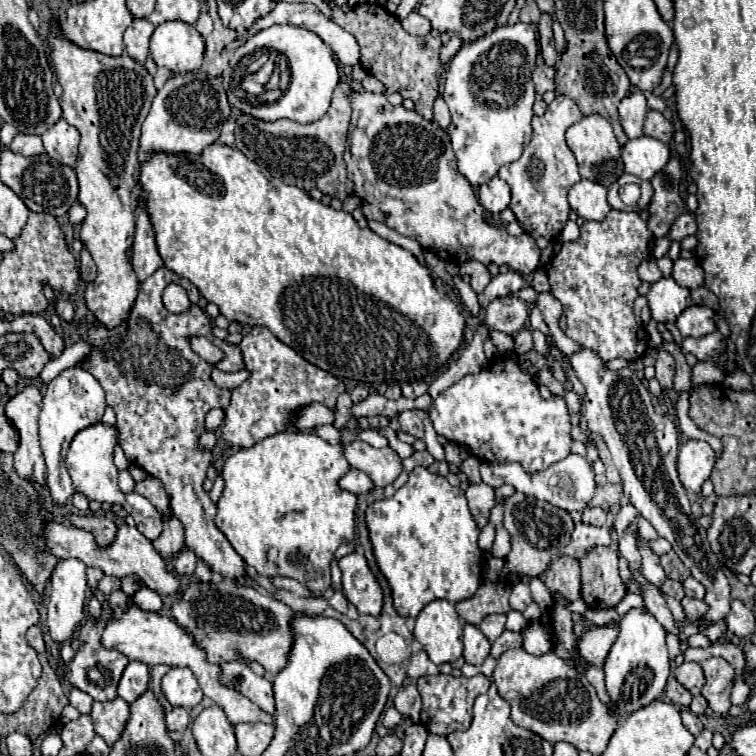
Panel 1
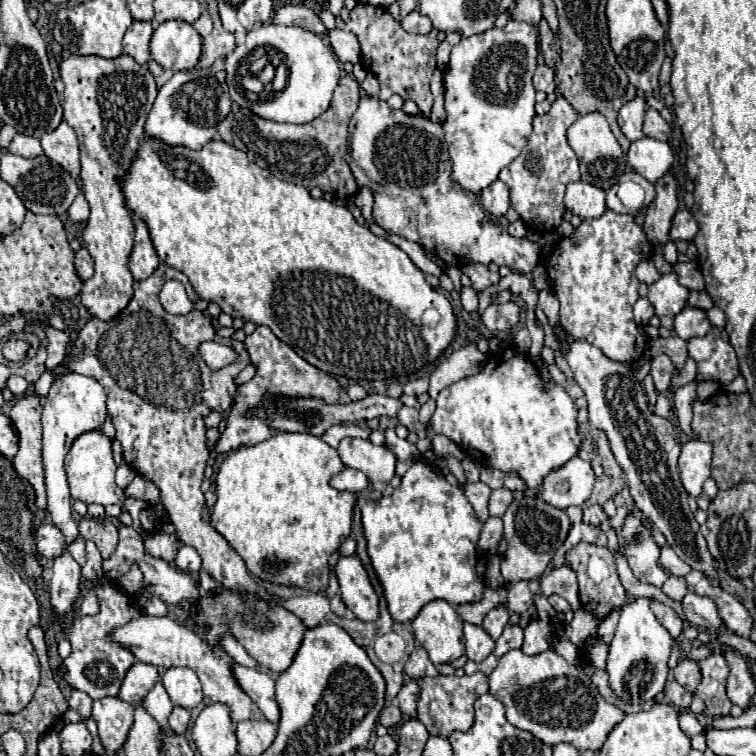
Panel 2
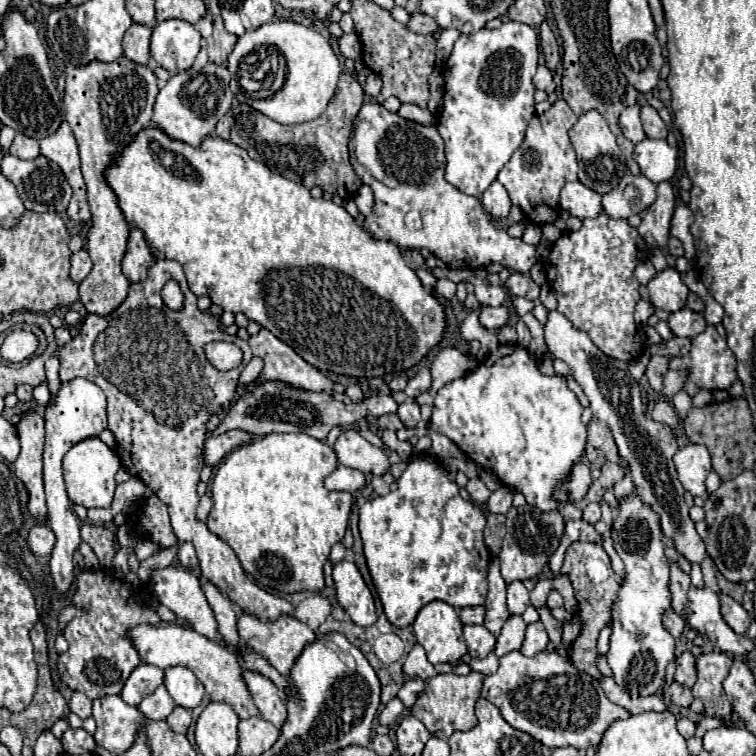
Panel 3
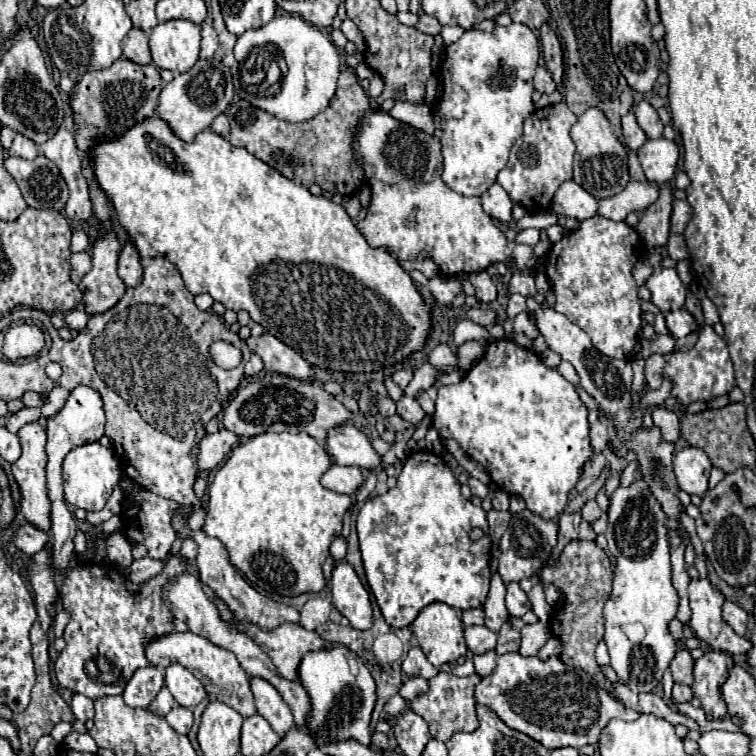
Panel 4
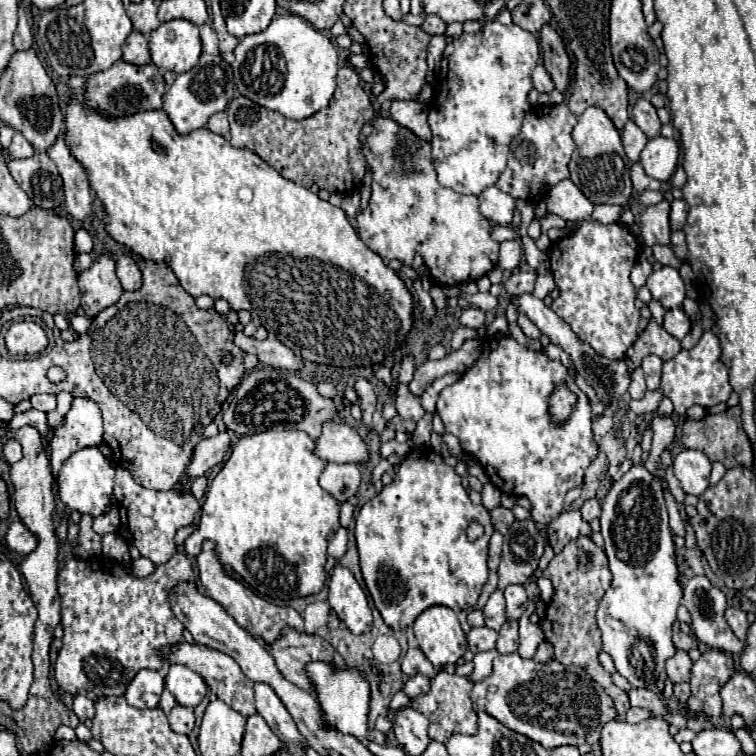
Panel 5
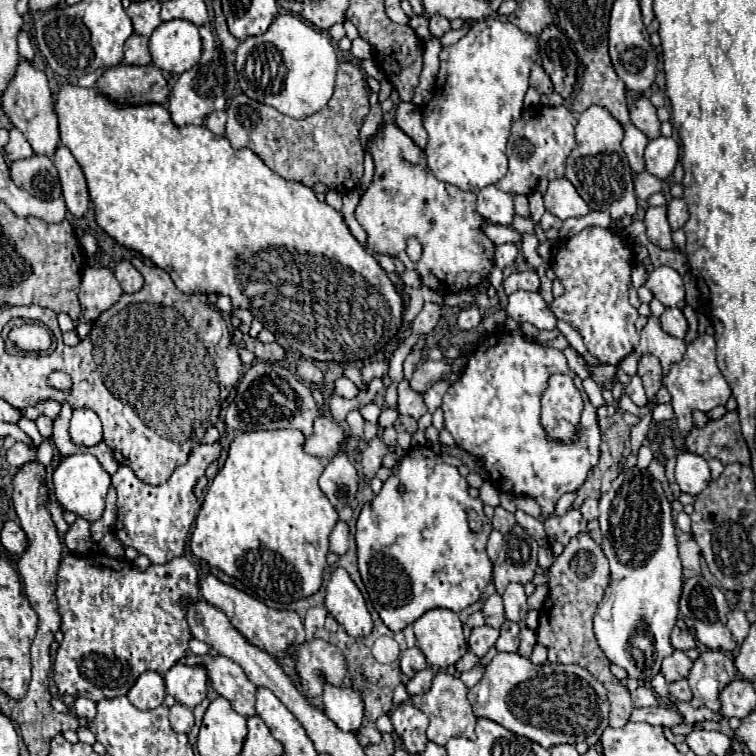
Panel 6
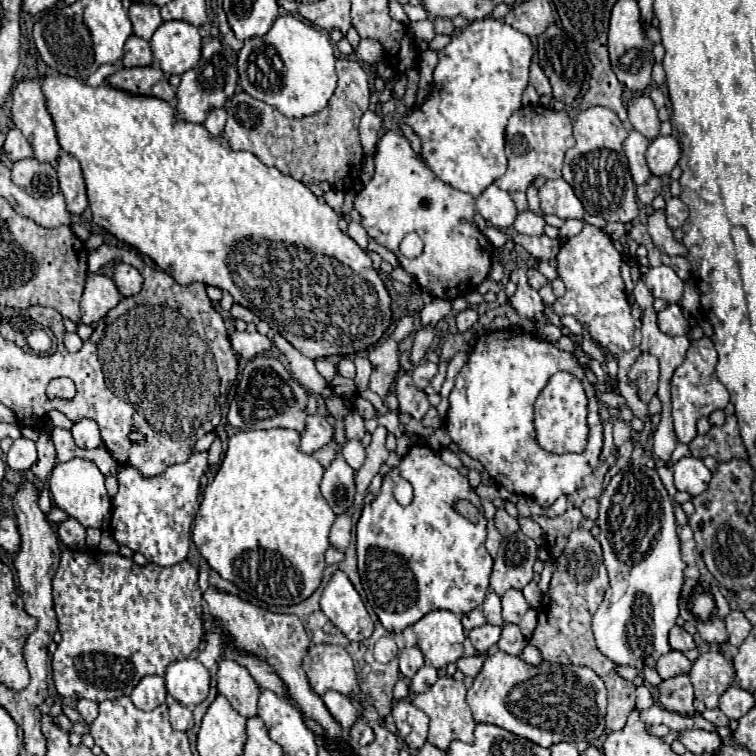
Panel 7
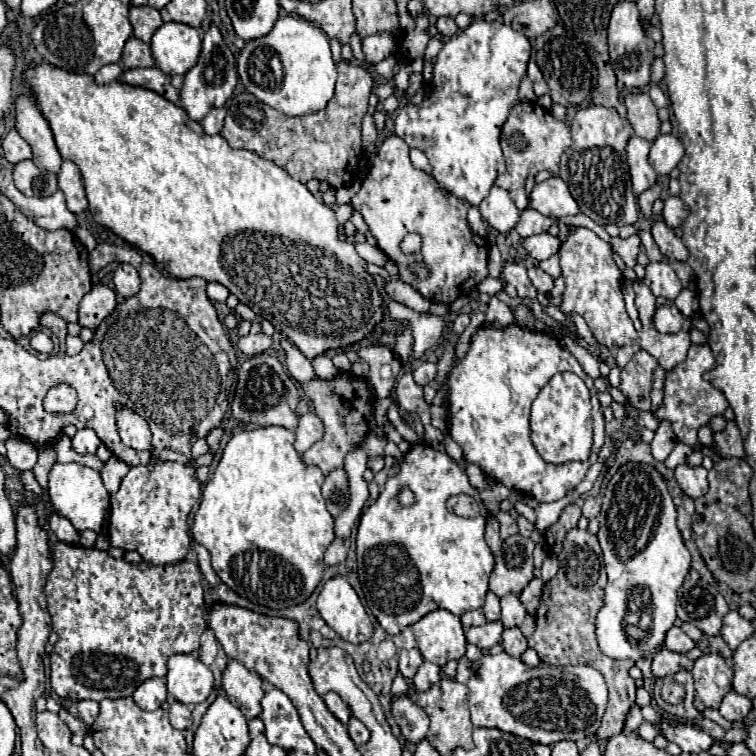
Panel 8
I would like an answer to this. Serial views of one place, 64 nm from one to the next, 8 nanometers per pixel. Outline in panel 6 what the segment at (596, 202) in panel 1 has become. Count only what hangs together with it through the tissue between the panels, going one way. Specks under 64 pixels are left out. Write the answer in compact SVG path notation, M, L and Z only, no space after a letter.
M566 178L552 180L548 184L548 190L544 194L544 204L546 204L546 210L550 214L558 216L560 220L566 220L566 218L572 218L572 216L574 218L586 216L590 212L588 204L576 192L572 182L566 180Z

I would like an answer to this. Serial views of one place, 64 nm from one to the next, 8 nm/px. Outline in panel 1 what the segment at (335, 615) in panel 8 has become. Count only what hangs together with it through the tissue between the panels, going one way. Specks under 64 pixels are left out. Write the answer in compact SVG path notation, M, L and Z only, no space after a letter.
M356 550L344 556L338 566L342 570L342 588L348 602L354 604L360 614L378 616L384 604L384 592L364 554Z

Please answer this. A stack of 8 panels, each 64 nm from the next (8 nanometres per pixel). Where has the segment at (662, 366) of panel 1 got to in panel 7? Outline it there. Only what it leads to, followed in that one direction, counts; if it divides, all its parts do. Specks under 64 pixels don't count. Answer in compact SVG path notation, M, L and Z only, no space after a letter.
M640 354L634 366L628 372L628 378L638 384L640 396L644 402L650 402L650 398L658 390L658 358L652 354Z

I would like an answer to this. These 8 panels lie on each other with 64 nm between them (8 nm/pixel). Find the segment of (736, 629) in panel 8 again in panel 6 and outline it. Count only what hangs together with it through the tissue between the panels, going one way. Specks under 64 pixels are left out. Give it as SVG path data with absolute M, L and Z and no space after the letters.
M730 610L728 612L728 628L732 630L732 636L738 644L744 642L746 634L748 634L748 628L750 628L750 622L746 620L746 614L742 610Z

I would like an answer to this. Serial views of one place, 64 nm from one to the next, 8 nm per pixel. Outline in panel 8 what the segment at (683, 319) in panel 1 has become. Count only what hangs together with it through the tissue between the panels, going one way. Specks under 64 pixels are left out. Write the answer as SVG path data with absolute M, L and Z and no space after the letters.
M668 304L660 306L660 308L656 310L656 314L654 314L654 328L656 328L658 332L662 332L662 334L680 332L680 330L682 330L682 322L684 322L682 316L680 316L680 318L674 316Z

